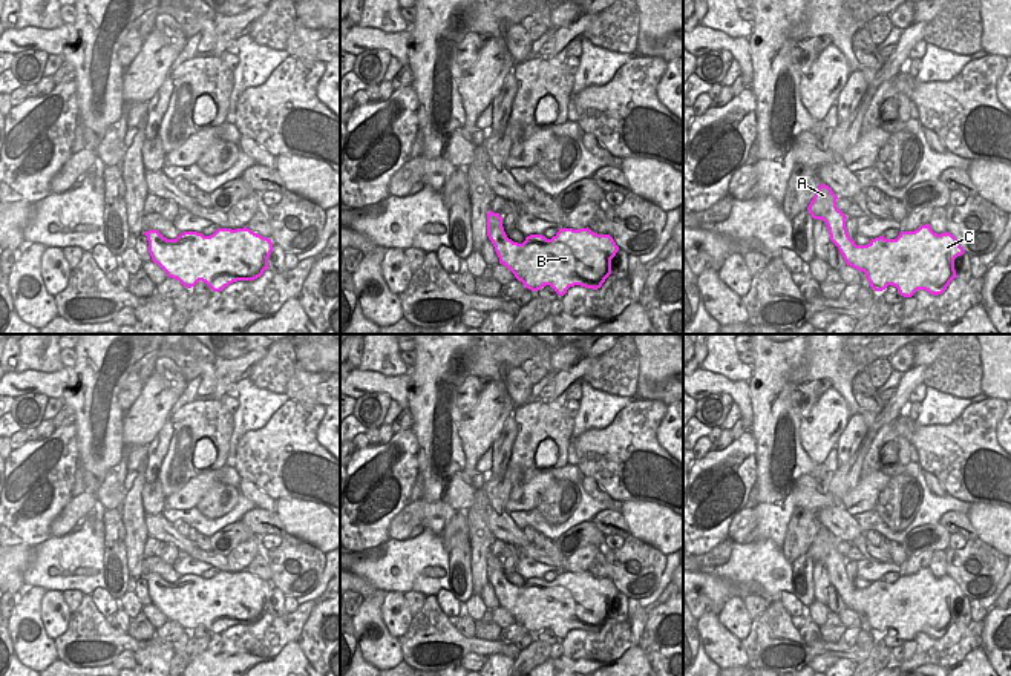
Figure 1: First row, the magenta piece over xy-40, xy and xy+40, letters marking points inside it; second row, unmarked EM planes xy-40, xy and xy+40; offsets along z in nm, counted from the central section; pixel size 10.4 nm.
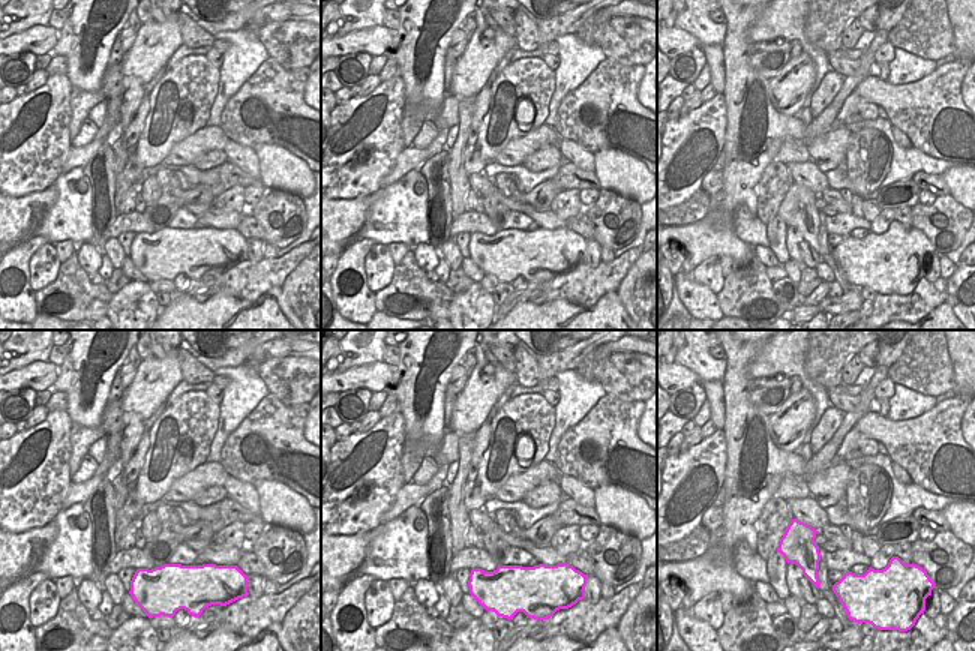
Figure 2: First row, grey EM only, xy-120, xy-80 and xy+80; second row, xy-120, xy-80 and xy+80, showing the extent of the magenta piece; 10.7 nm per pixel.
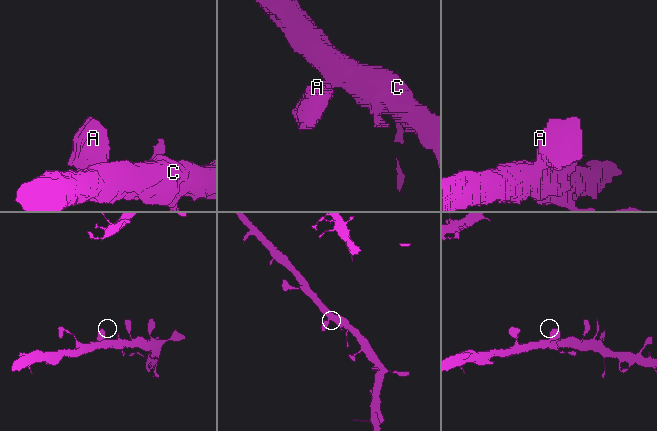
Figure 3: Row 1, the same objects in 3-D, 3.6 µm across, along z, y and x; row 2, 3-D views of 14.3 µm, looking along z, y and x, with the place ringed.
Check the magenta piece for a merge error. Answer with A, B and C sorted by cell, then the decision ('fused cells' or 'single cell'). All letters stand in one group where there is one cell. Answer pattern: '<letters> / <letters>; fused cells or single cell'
A B C; single cell

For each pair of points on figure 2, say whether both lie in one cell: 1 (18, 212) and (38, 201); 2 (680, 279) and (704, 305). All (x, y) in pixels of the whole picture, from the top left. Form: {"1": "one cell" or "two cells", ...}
{"1": "one cell", "2": "one cell"}

